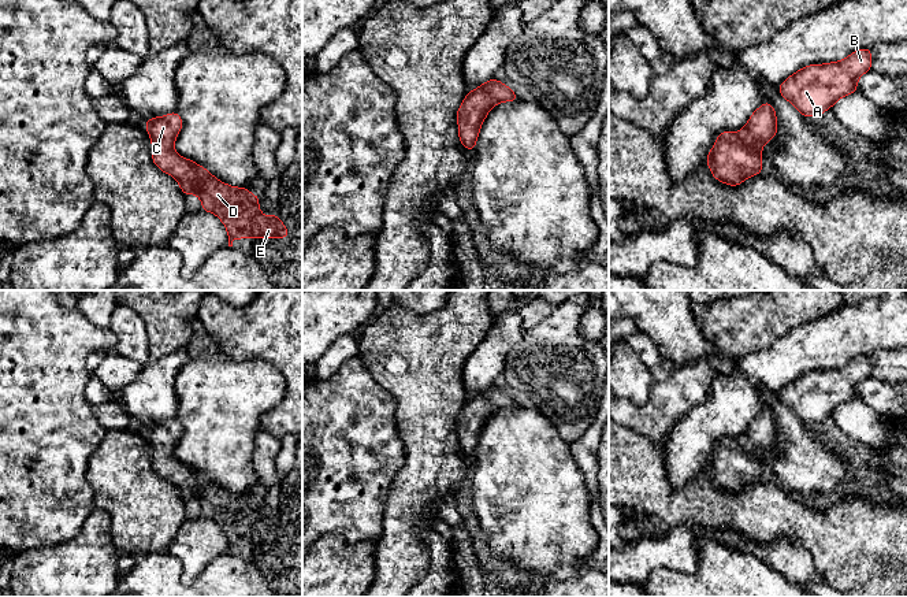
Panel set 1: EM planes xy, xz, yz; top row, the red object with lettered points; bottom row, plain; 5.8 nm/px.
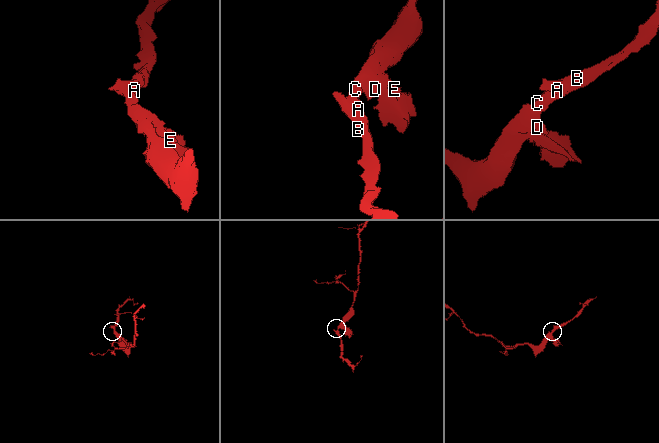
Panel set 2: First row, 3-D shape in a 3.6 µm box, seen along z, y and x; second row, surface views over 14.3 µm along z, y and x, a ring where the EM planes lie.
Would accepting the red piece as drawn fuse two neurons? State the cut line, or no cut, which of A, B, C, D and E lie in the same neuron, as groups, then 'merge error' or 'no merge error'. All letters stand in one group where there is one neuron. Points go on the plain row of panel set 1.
no cut | A B C D E | no merge error

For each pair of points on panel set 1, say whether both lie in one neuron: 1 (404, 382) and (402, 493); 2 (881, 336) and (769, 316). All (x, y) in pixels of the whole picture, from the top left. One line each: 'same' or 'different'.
1: same
2: different

